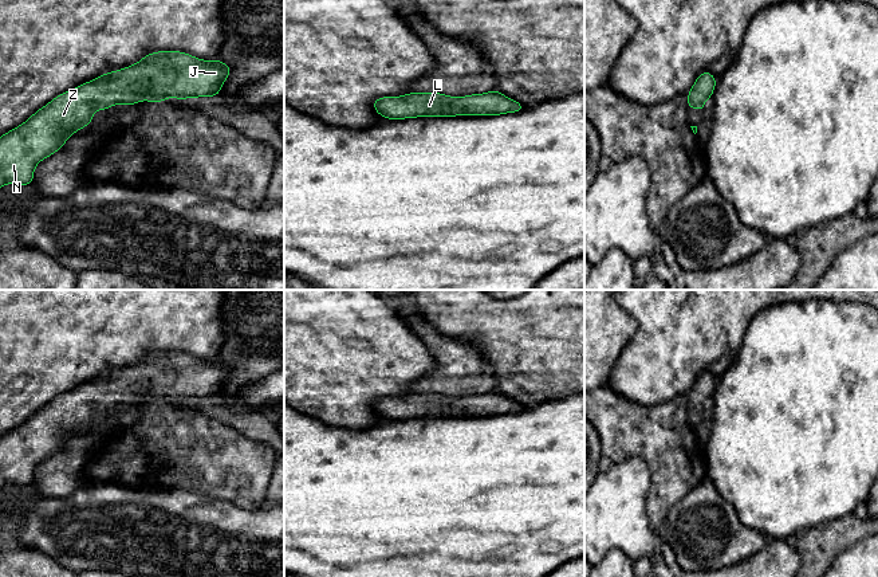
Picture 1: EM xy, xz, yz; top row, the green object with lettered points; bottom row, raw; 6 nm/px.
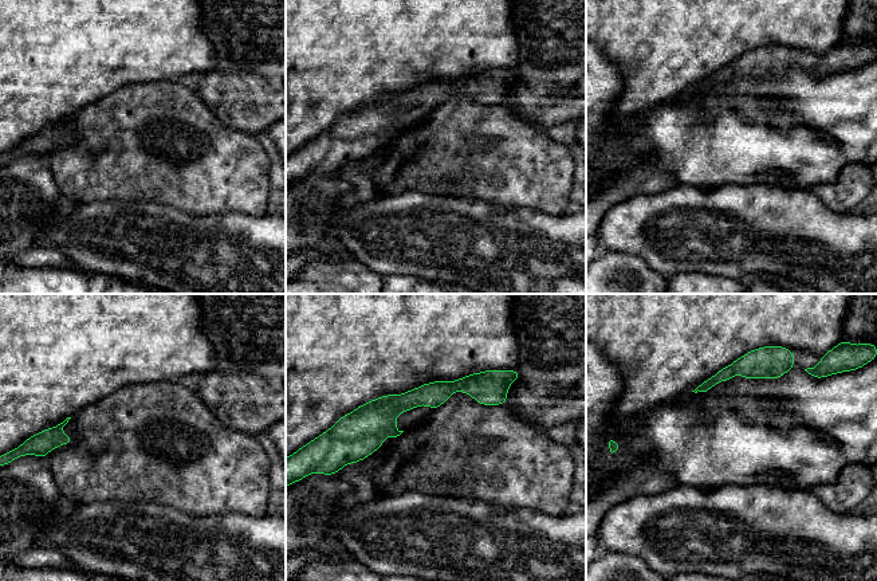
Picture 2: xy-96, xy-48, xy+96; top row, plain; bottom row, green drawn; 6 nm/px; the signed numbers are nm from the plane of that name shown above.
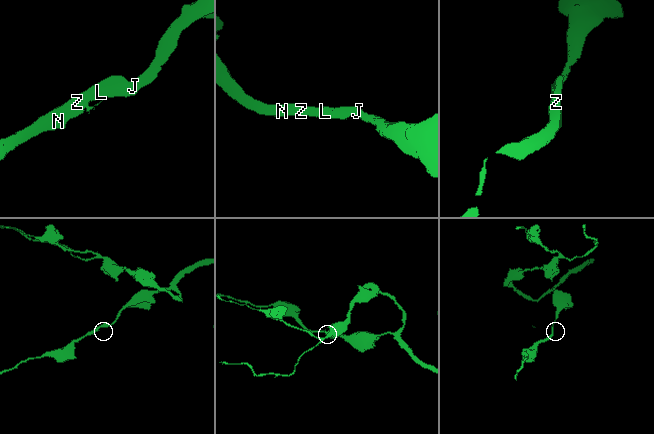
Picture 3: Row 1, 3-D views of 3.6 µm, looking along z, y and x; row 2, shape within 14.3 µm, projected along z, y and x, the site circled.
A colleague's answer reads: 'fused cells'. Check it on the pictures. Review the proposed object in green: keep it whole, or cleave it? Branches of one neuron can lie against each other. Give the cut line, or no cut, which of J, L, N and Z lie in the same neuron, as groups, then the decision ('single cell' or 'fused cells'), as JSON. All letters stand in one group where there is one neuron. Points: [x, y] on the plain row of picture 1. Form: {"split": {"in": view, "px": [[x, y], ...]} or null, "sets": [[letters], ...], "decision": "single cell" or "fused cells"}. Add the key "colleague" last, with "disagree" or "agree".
{"split": null, "sets": [["J", "L", "N", "Z"]], "decision": "single cell", "colleague": "disagree"}

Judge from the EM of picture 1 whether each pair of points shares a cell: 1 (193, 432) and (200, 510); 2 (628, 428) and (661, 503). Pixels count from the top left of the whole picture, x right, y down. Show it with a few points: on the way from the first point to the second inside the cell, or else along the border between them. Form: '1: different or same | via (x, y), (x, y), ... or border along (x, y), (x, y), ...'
1: different | border along (168, 489), (196, 490), (213, 498), (229, 501)
2: same | via (646, 447), (661, 462), (661, 485)

